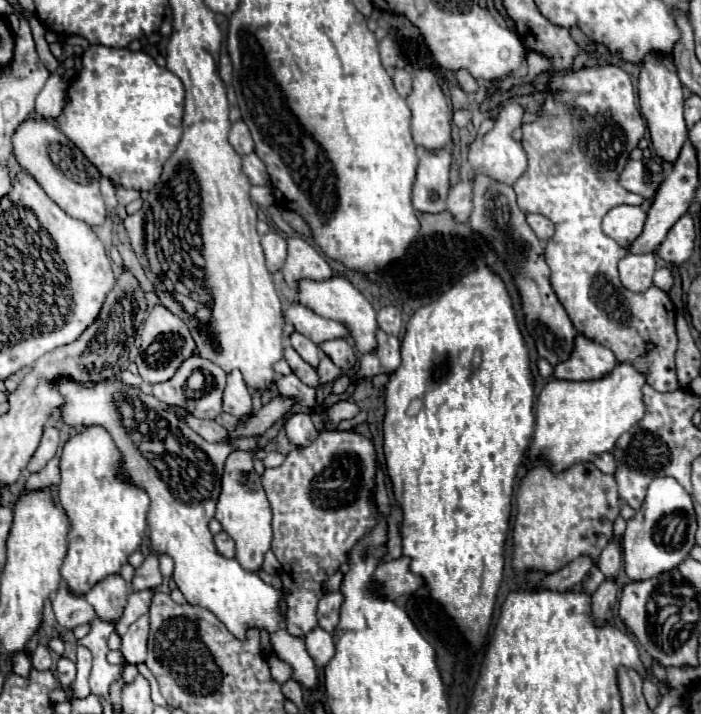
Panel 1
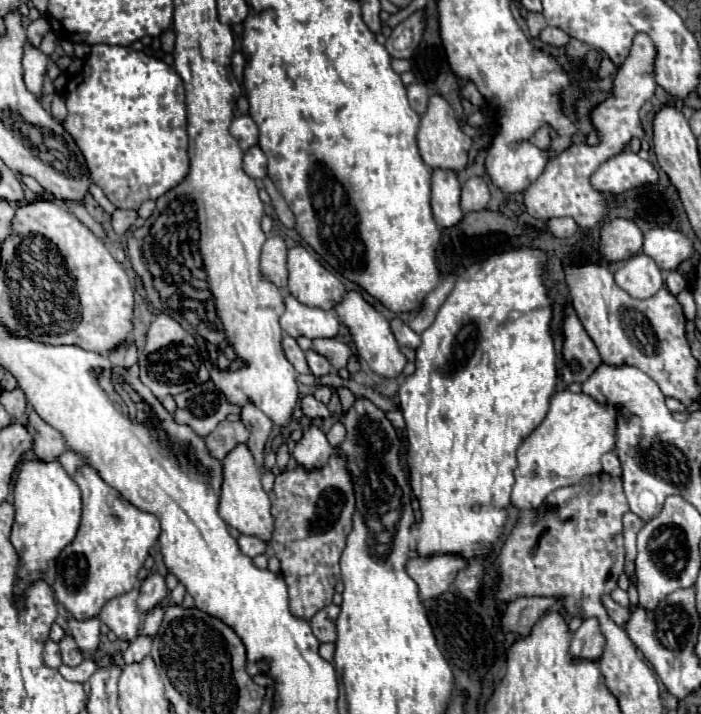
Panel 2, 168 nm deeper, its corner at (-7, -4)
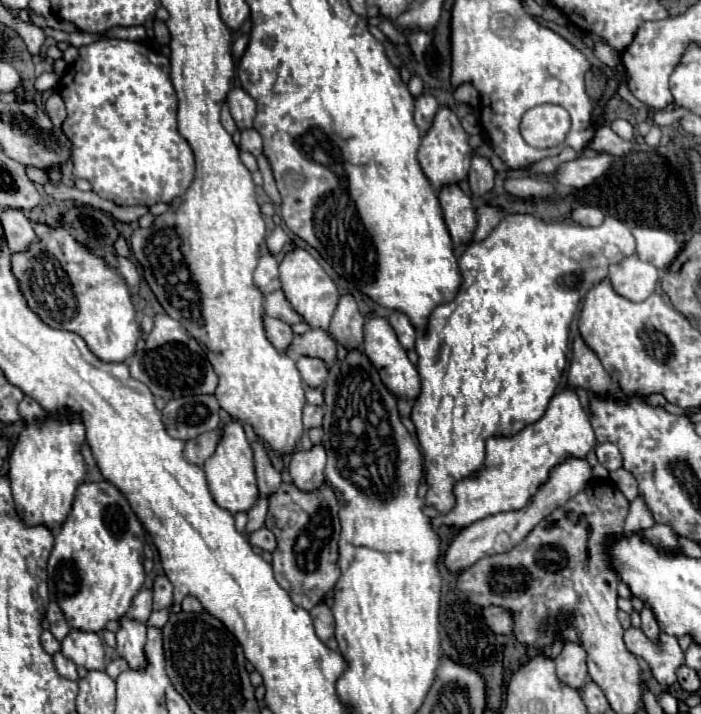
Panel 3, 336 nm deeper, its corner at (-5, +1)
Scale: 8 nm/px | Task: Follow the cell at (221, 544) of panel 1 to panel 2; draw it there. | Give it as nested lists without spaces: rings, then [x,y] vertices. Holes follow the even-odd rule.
[[[241,535],[239,537],[239,547],[249,557],[257,557],[261,553],[267,553],[267,541],[263,541],[259,537],[253,537],[253,535]]]

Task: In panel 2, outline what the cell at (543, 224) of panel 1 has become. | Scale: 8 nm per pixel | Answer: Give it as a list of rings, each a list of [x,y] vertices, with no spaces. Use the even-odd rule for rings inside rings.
[[[557,217],[557,219],[551,219],[547,223],[547,227],[551,229],[551,233],[555,237],[571,237],[575,235],[575,231],[579,229],[577,223],[571,219],[571,217]]]

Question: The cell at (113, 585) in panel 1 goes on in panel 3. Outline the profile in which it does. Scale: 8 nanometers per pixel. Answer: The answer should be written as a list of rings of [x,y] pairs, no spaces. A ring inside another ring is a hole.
[[[123,616],[119,620],[119,630],[117,630],[117,652],[123,656],[131,668],[141,668],[145,666],[145,656],[143,656],[143,644],[145,644],[145,634],[147,626],[139,620],[131,620]]]

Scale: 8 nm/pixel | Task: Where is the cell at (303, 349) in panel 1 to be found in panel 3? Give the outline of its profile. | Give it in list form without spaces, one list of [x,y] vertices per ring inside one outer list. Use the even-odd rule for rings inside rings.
[[[299,356],[297,358],[297,368],[301,372],[301,378],[307,386],[311,388],[321,388],[327,380],[327,364],[319,358],[311,358],[311,356]]]

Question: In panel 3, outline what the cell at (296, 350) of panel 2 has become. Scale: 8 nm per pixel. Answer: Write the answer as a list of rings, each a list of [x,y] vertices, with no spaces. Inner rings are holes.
[[[271,316],[265,318],[265,330],[267,330],[267,338],[269,342],[279,350],[279,352],[285,352],[293,340],[293,330],[289,324],[281,322],[281,320],[275,320]]]

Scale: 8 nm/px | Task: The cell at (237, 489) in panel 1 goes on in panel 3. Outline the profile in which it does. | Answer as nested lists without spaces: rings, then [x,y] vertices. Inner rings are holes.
[[[239,420],[229,422],[223,426],[223,436],[221,442],[215,450],[213,456],[207,458],[205,462],[205,474],[207,474],[207,482],[209,482],[209,490],[213,494],[213,500],[221,506],[227,508],[231,514],[243,512],[247,514],[259,498],[259,488],[255,482],[255,468],[253,468],[253,450],[245,438],[243,426]]]

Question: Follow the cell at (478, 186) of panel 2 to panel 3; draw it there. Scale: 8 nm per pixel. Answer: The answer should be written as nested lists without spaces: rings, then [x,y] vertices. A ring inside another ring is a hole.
[[[473,156],[471,162],[471,170],[469,170],[469,190],[473,196],[483,196],[493,188],[493,178],[495,178],[495,170],[491,168],[487,158],[479,158]]]

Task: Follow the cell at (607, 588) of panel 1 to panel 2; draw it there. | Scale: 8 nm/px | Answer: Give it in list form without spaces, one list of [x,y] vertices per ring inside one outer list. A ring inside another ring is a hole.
[[[587,619],[571,637],[571,657],[575,661],[597,661],[603,649],[603,637],[597,619]]]

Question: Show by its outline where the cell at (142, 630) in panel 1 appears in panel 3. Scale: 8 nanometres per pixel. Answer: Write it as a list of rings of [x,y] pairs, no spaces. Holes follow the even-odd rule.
[[[157,576],[153,584],[153,610],[163,610],[173,604],[173,584],[167,576]]]

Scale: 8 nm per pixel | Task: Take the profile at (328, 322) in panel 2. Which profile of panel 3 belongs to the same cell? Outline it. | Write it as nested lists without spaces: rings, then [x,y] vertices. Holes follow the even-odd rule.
[[[277,290],[277,292],[271,292],[265,296],[265,310],[267,310],[267,316],[279,318],[291,326],[297,322],[303,322],[303,318],[295,312],[295,308],[291,308],[283,290]]]

